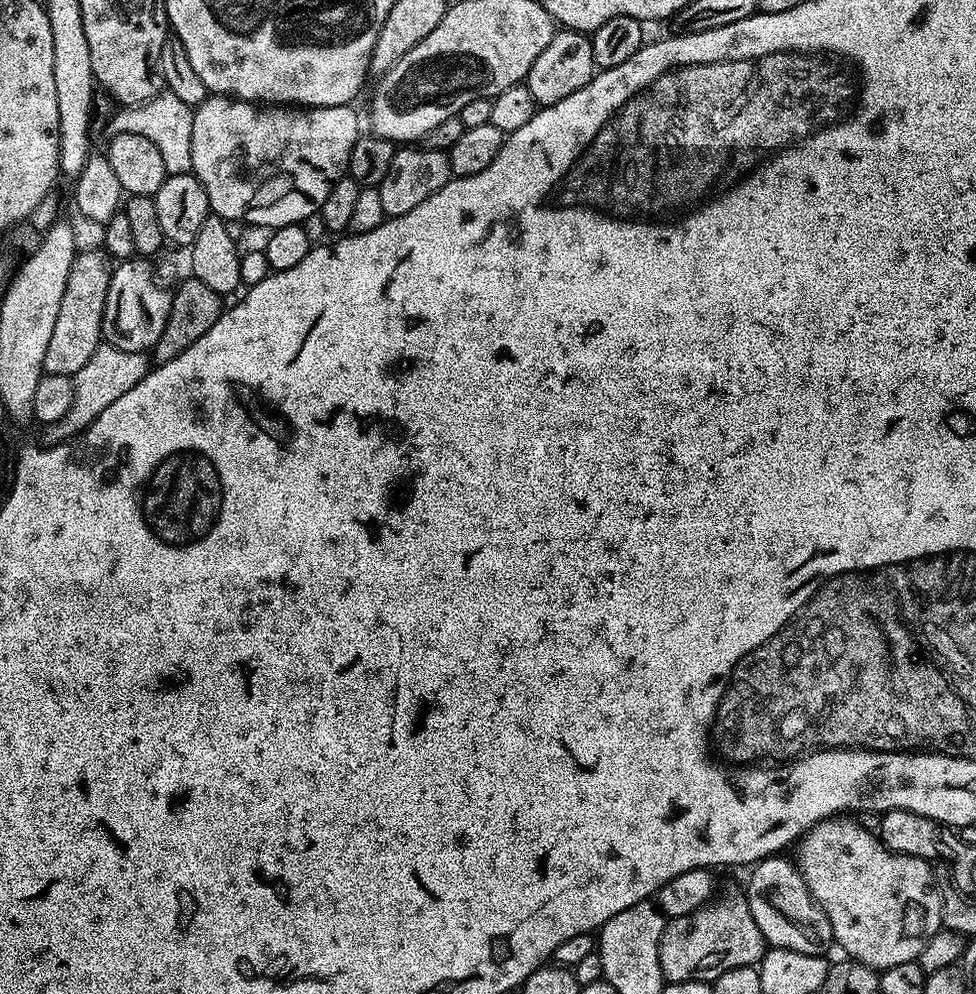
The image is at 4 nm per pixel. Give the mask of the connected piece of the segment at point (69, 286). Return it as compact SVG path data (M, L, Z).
M77 251L74 262L70 266L70 278L66 278L66 290L62 294L62 306L58 306L58 319L54 321L54 330L50 333L50 343L46 346L44 370L49 376L71 376L83 373L86 362L94 354L94 350L102 342L102 329L104 326L104 306L106 294L112 277L109 263L104 262L105 257L95 252Z

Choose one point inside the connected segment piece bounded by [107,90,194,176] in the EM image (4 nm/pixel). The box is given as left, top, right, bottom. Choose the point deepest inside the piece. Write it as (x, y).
(168, 122)

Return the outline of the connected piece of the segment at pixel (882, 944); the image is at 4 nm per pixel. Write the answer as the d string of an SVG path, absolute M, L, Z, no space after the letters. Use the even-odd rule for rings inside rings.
M855 819L824 820L800 837L800 873L804 875L804 881L817 904L828 916L833 941L841 944L851 959L860 960L877 970L902 966L902 962L911 960L919 961L926 942L930 942L930 938L934 938L934 934L942 928L944 901L934 876L932 880L933 865L917 856L890 851L873 833L871 836L862 825L852 820Z

